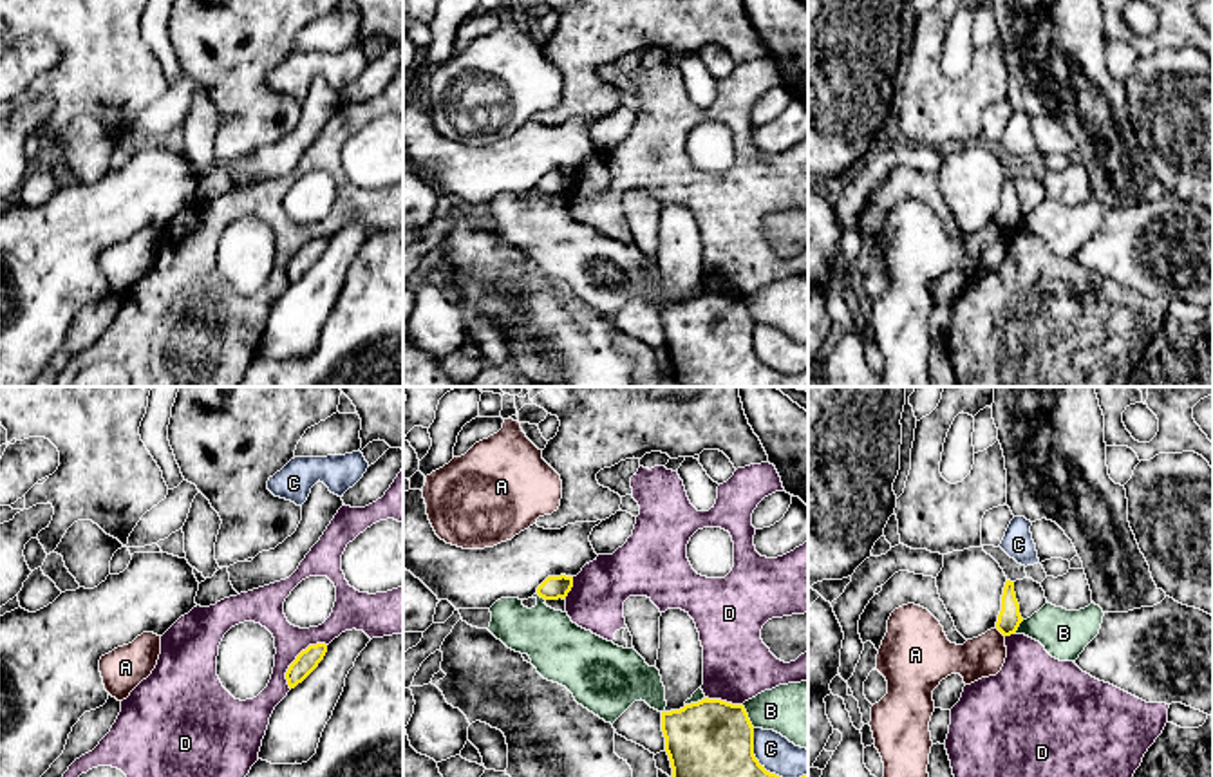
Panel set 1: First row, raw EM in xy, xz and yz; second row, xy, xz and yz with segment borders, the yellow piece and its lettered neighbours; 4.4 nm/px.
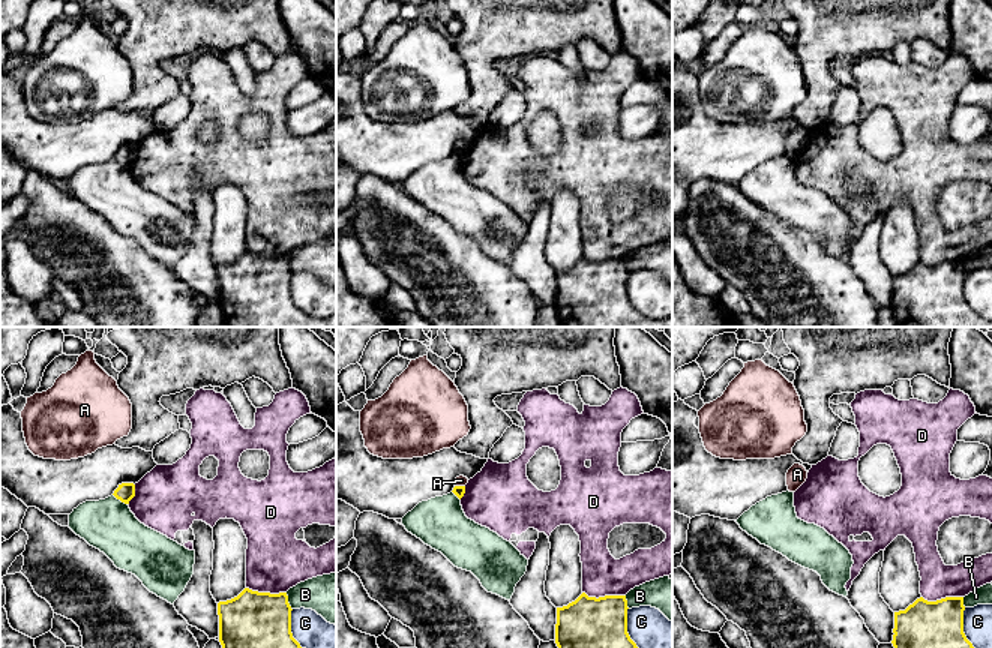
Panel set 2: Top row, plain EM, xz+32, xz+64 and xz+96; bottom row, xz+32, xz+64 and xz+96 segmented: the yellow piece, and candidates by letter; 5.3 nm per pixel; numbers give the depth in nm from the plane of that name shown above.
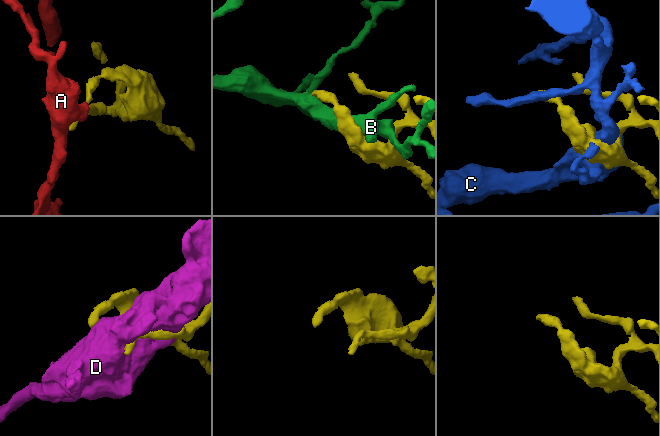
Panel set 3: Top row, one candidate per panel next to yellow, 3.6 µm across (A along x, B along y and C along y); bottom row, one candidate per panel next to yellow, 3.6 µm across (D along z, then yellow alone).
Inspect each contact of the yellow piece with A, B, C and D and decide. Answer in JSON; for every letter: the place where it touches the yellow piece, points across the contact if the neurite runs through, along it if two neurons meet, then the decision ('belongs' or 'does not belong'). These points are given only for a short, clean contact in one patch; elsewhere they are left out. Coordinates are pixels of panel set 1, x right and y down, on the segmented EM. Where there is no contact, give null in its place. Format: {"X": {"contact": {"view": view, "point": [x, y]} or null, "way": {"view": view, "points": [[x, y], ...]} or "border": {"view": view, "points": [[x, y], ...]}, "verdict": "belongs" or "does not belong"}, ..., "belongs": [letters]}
{"A": {"contact": {"view": "yz", "point": [1000, 631]}, "border": {"view": "yz", "points": [[996, 627], [1004, 636]]}, "verdict": "does not belong"}, "B": {"contact": {"view": "xz", "point": [747, 716]}, "verdict": "does not belong"}, "C": {"contact": {"view": "xz", "point": [754, 756]}, "verdict": "does not belong"}, "D": {"contact": {"view": "xy", "point": [297, 658]}, "verdict": "does not belong"}, "belongs": []}

